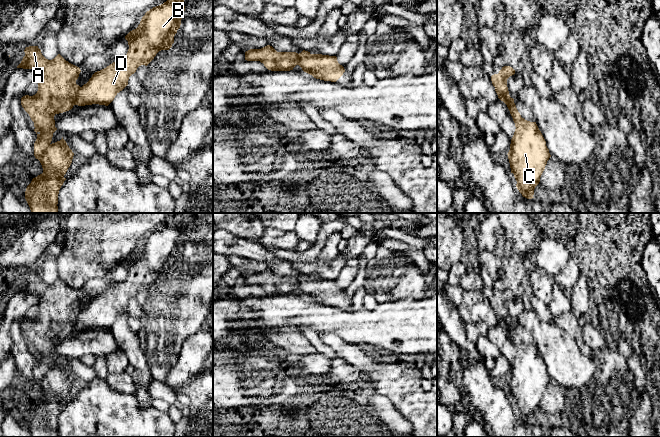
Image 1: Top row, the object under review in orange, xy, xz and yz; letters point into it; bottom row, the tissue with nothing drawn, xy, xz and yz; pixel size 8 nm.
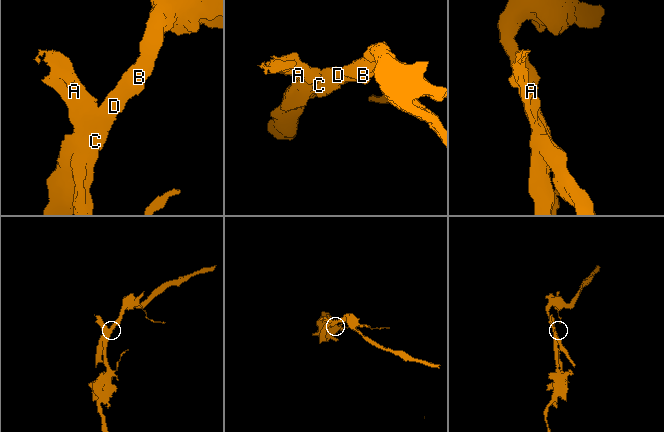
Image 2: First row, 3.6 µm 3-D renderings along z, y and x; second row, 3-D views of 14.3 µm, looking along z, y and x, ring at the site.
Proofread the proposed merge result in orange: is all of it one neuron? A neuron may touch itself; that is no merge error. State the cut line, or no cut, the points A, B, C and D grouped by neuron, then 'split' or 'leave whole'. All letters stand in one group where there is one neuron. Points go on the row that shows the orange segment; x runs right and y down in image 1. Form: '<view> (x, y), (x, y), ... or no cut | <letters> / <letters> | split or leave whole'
xy (80, 87), (74, 104) | A / B C D | split

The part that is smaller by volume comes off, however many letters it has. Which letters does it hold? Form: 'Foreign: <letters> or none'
Foreign: A

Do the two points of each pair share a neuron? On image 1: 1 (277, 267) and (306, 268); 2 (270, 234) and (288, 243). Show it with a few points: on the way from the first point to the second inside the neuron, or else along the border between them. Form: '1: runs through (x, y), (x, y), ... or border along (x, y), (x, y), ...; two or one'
1: border along (291, 263), (302, 274); two
2: runs through (274, 238), (284, 240); one

